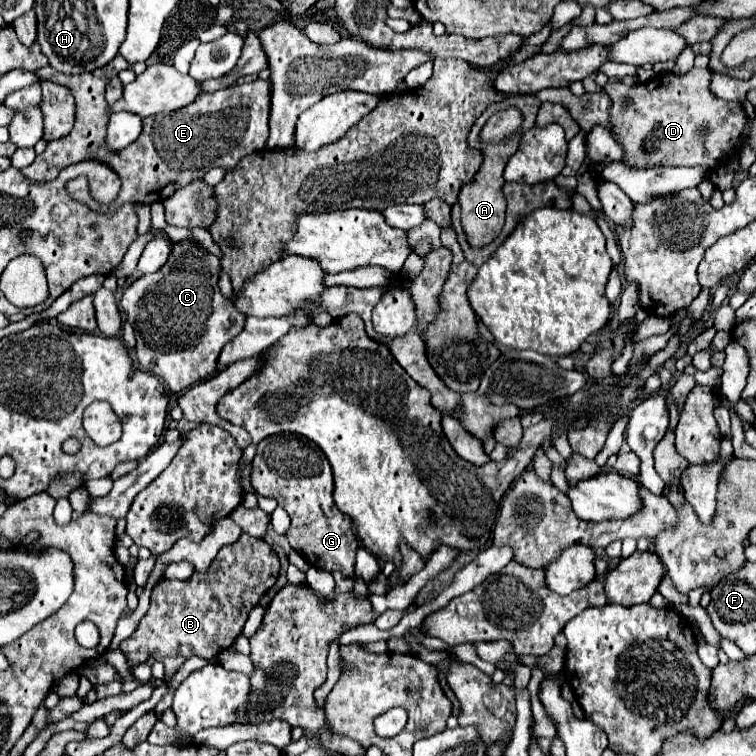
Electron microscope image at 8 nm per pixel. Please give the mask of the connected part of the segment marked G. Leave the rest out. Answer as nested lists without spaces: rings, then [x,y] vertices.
[[[279,433],[257,445],[251,467],[251,485],[263,497],[277,499],[291,517],[287,539],[313,567],[355,575],[355,553],[359,541],[349,515],[341,513],[333,501],[333,471],[325,453],[307,437]]]

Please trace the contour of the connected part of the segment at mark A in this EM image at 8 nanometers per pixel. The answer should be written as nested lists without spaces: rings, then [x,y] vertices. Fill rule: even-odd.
[[[521,131],[515,137],[511,137],[509,141],[505,141],[503,145],[495,145],[495,143],[481,143],[479,145],[479,151],[483,153],[481,169],[477,171],[473,181],[469,181],[469,183],[465,183],[461,187],[461,193],[459,193],[463,229],[465,229],[465,233],[469,237],[469,243],[473,247],[489,245],[503,229],[503,223],[505,223],[505,199],[503,199],[501,187],[503,187],[505,181],[501,179],[501,173],[503,173],[509,157],[519,149],[519,141],[521,141]]]

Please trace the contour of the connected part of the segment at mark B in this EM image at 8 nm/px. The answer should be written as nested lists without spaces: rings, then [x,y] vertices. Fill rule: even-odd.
[[[241,535],[233,543],[233,555],[217,555],[207,571],[203,573],[195,571],[185,581],[161,579],[151,591],[149,611],[139,621],[135,633],[129,639],[125,639],[119,645],[119,649],[127,655],[131,665],[145,663],[149,657],[161,661],[165,665],[165,681],[169,681],[169,677],[173,677],[191,655],[211,659],[217,657],[221,651],[229,649],[237,639],[237,635],[241,633],[241,627],[247,621],[249,611],[275,585],[277,575],[279,575],[279,559],[273,547],[263,539]]]

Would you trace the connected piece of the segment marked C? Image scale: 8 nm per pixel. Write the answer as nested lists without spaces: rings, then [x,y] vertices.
[[[177,241],[171,249],[167,265],[163,265],[157,273],[149,273],[139,277],[133,285],[129,285],[121,297],[121,307],[125,311],[127,321],[135,329],[137,339],[137,361],[143,371],[155,375],[171,393],[181,393],[187,387],[203,381],[217,371],[217,357],[227,341],[241,333],[245,325],[245,315],[237,311],[233,301],[225,299],[219,291],[219,273],[221,259],[201,247],[195,241]]]

